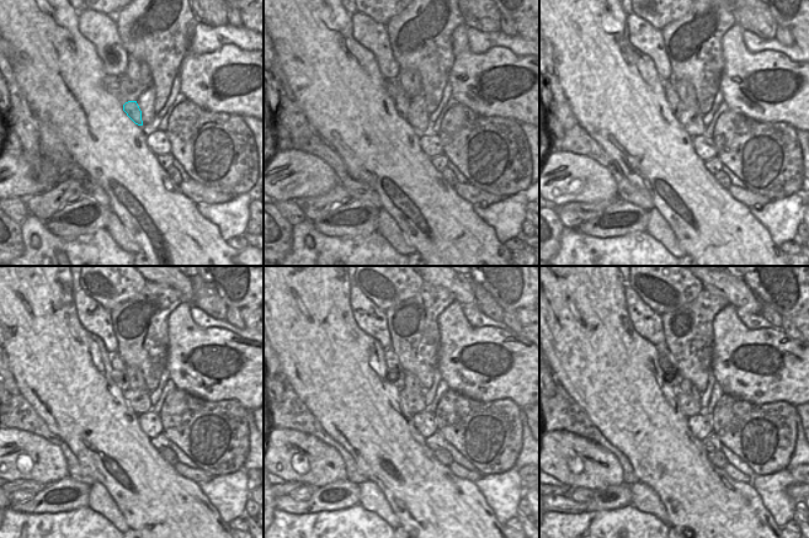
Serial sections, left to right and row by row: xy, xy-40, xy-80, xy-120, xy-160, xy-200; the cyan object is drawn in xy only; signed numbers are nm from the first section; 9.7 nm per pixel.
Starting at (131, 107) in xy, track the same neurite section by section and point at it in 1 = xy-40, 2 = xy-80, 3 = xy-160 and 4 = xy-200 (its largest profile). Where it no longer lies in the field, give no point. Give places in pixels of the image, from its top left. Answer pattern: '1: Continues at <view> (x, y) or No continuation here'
1: Continues at xy-40 (402, 101)
2: Continues at xy-80 (677, 107)
3: Continues at xy-160 (395, 376)
4: Continues at xy-200 (671, 377)

